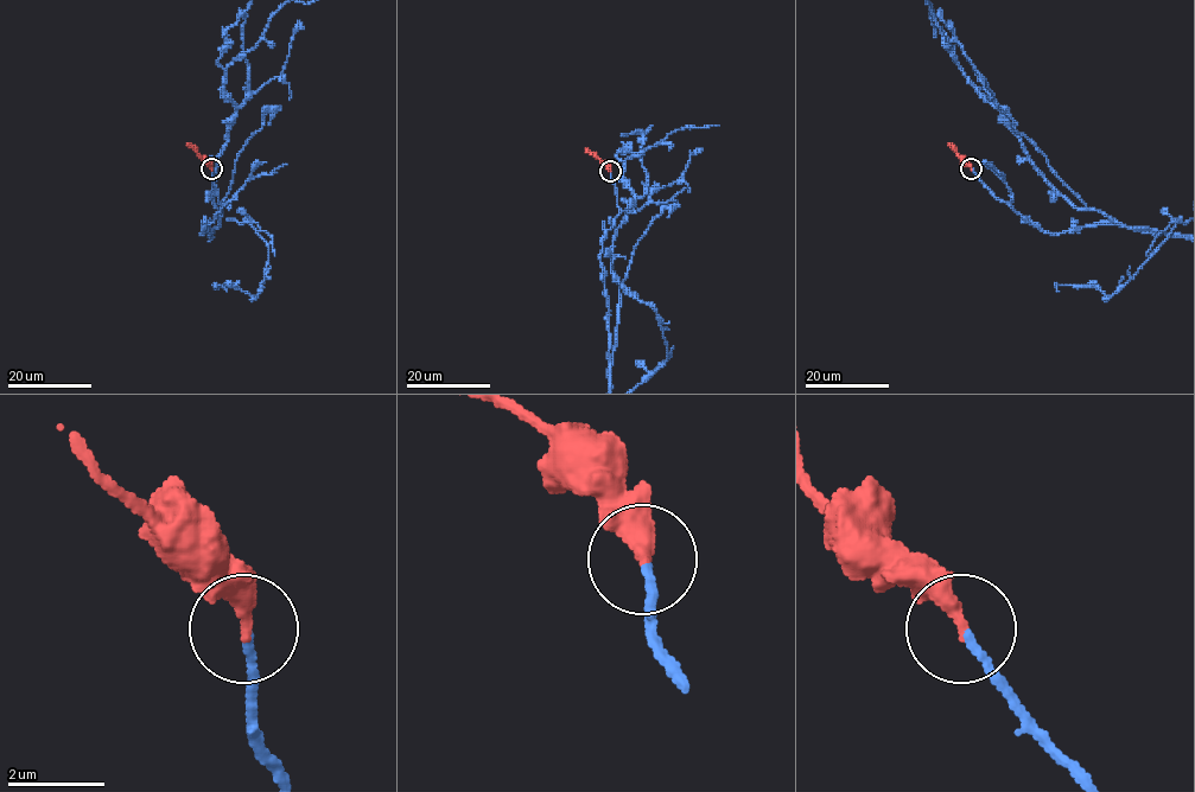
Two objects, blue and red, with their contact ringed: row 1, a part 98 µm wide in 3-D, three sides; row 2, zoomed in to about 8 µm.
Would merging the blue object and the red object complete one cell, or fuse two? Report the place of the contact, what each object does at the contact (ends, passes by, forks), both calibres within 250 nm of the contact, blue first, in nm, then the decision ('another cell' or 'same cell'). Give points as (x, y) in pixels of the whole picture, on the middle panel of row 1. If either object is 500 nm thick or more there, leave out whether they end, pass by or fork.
(610, 171) | blue ends | red ends | 180/360 nm | same cell

